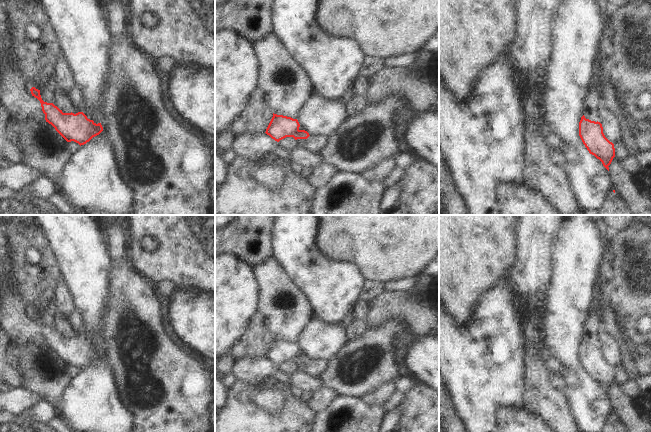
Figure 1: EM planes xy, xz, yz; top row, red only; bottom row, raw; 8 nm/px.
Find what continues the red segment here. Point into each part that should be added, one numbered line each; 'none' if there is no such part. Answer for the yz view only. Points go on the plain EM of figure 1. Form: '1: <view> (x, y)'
1: yz (593, 326).

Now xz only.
1: xz (314, 367).

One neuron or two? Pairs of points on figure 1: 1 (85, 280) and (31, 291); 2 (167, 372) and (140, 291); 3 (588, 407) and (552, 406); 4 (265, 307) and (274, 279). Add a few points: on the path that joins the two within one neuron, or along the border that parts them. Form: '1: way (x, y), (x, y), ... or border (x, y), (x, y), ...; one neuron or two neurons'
1: border (53, 256), (62, 278); two neurons
2: way (160, 352), (157, 331), (140, 314), (140, 311); one neuron
3: border (563, 390), (568, 408), (575, 421); two neurons
4: way (269, 300), (274, 293), (274, 286); one neuron

